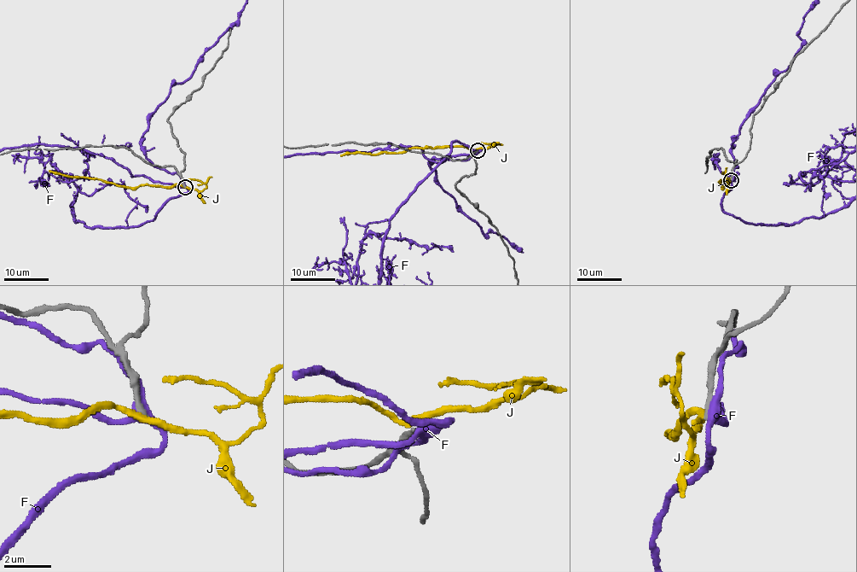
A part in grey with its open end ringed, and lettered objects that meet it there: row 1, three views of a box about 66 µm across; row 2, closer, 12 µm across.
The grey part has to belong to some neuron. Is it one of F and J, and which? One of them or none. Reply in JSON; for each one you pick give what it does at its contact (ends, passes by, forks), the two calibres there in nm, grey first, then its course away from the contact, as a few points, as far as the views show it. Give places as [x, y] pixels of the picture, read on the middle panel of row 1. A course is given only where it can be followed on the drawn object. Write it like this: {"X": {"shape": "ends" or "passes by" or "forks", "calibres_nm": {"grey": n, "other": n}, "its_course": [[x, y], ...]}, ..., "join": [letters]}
{"join": []}

